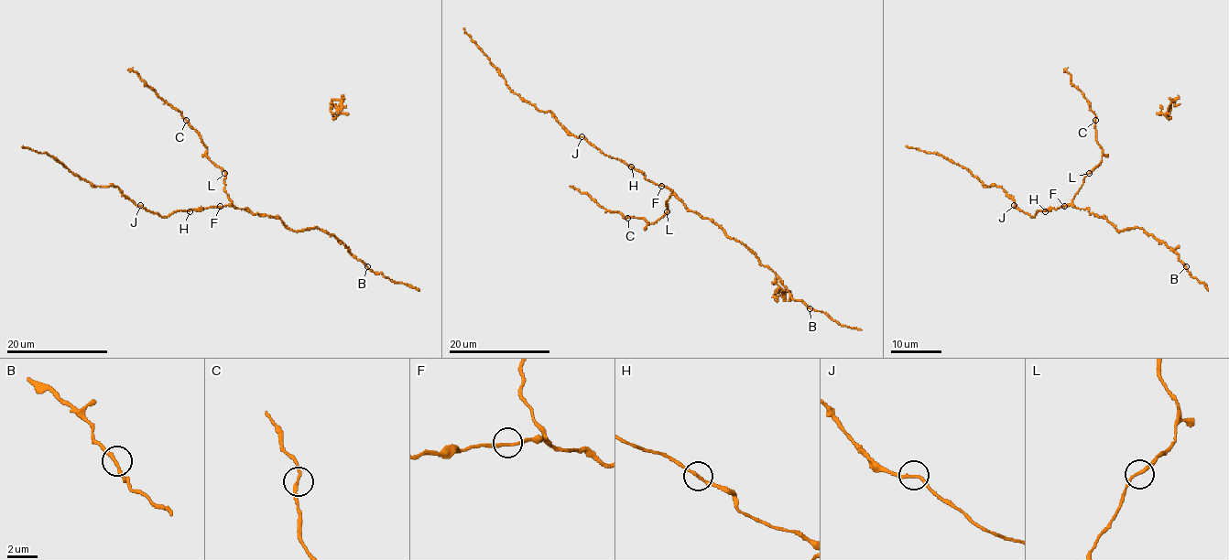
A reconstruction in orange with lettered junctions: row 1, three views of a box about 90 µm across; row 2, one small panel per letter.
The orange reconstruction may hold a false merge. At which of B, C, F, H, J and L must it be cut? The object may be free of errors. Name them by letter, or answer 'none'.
J

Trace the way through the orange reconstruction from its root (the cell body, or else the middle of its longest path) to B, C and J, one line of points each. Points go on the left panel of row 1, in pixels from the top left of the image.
B: (220, 208), (233, 205), (254, 213), (277, 216), (296, 231), (313, 228), (326, 230), (367, 266)
C: (220, 208), (231, 203), (224, 189), (224, 172), (210, 159), (207, 146), (186, 120)
J: (220, 208), (178, 210), (160, 216), (146, 211), (140, 205)

